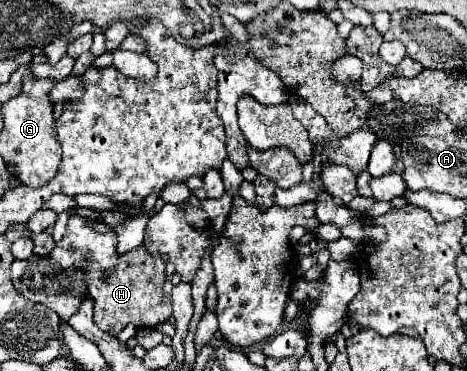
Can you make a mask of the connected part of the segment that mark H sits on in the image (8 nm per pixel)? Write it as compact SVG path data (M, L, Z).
M71 214L67 232L61 242L55 244L51 258L61 268L83 270L89 298L95 304L93 320L103 332L117 336L127 324L137 328L155 328L171 318L171 300L163 294L165 260L161 256L151 256L143 244L129 254L119 254L117 234L105 224Z

